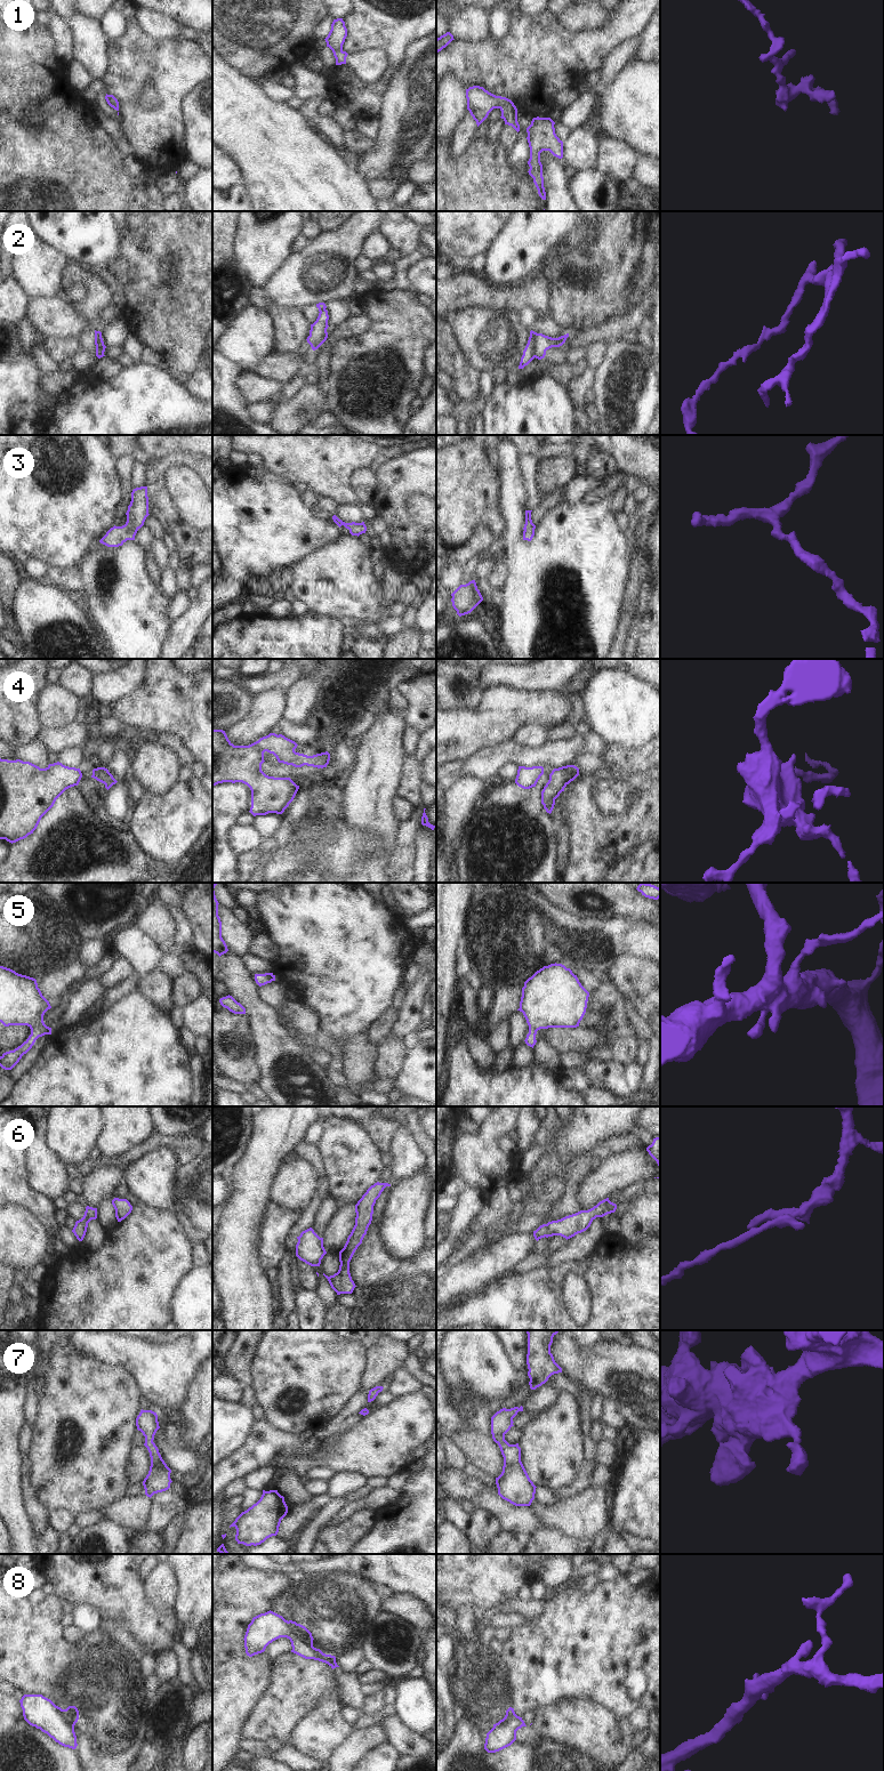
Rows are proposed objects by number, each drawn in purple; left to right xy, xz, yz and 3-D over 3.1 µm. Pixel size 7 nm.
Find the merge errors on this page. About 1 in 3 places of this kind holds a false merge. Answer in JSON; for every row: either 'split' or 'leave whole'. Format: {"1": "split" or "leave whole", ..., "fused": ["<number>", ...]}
{"1": "leave whole", "2": "split", "3": "leave whole", "4": "leave whole", "5": "leave whole", "6": "leave whole", "7": "leave whole", "8": "split", "fused": ["2", "8"]}

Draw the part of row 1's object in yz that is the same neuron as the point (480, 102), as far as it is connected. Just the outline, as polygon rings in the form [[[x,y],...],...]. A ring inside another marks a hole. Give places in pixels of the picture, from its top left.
[[[480,86],[466,89],[466,98],[467,110],[476,121],[477,127],[493,108],[499,108],[501,111],[500,118],[505,121],[505,124],[512,126],[517,132],[520,131],[517,108],[511,99],[496,96]]]

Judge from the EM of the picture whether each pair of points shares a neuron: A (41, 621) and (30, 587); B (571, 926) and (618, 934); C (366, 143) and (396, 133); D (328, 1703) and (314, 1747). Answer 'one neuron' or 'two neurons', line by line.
A: one neuron
B: one neuron
C: two neurons
D: one neuron

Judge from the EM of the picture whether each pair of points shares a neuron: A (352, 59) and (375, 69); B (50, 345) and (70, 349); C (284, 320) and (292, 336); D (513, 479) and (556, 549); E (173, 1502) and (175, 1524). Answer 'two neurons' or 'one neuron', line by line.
A: one neuron
B: one neuron
C: one neuron
D: one neuron
E: two neurons

